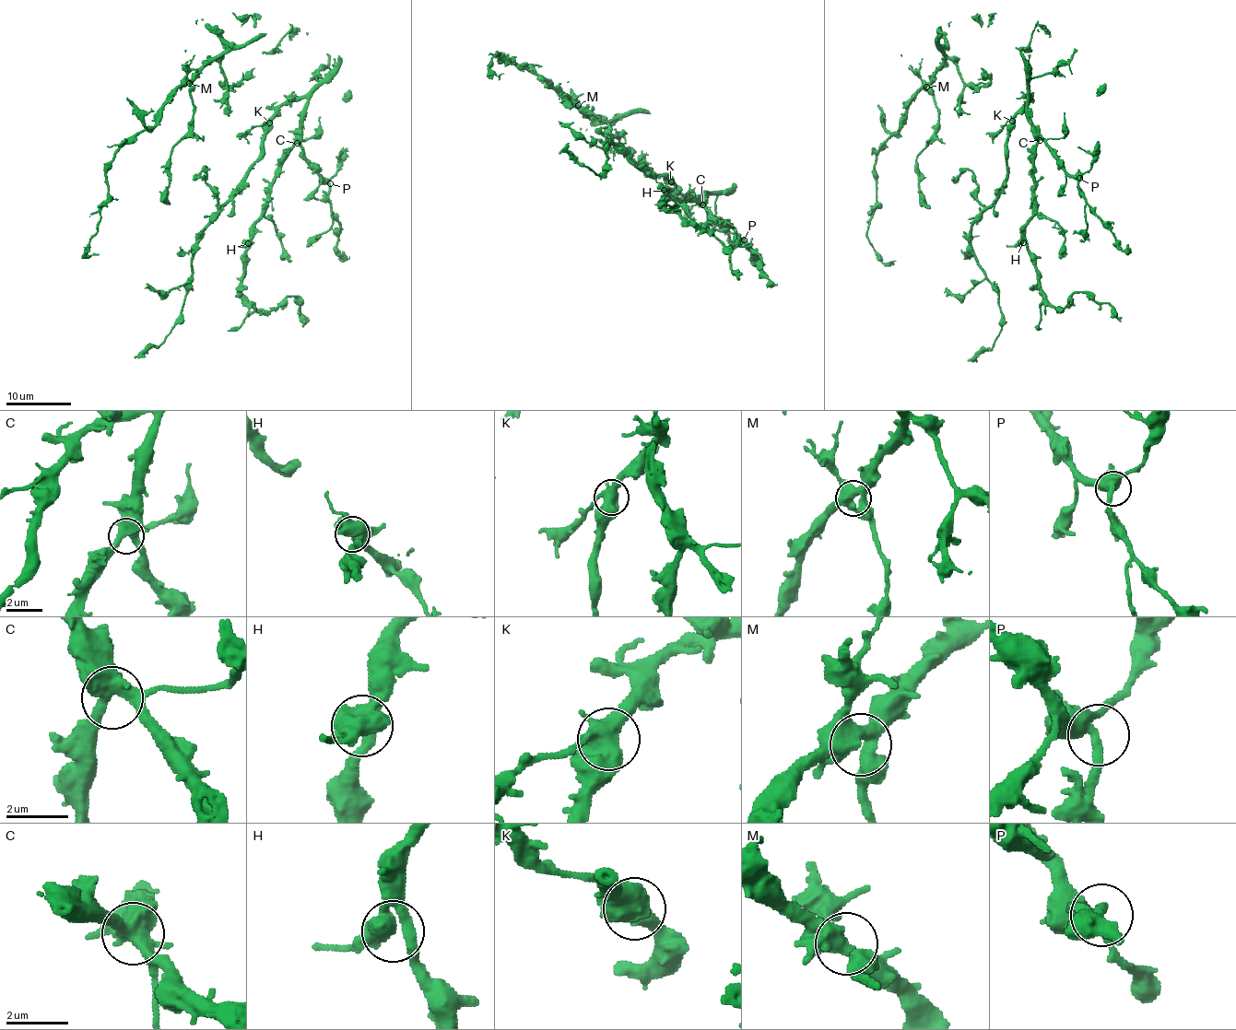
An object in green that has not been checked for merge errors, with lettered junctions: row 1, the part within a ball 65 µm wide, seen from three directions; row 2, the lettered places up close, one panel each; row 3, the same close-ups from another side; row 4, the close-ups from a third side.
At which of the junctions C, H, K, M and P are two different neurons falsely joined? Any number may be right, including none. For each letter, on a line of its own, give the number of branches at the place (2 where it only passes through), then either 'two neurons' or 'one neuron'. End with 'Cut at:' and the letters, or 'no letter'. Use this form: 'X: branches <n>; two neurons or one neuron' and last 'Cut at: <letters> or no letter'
C: branches 4; one neuron
H: branches 3; one neuron
K: branches 3; one neuron
M: branches 4; one neuron
P: branches 3; one neuron
Cut at: no letter

